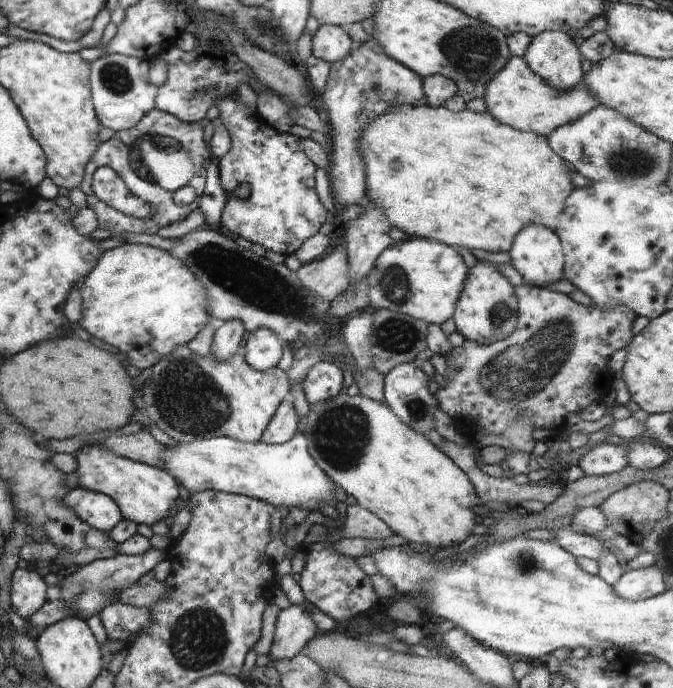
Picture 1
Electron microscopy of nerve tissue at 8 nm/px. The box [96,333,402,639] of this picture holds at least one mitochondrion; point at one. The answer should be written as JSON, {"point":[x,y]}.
{"point":[188,400]}

